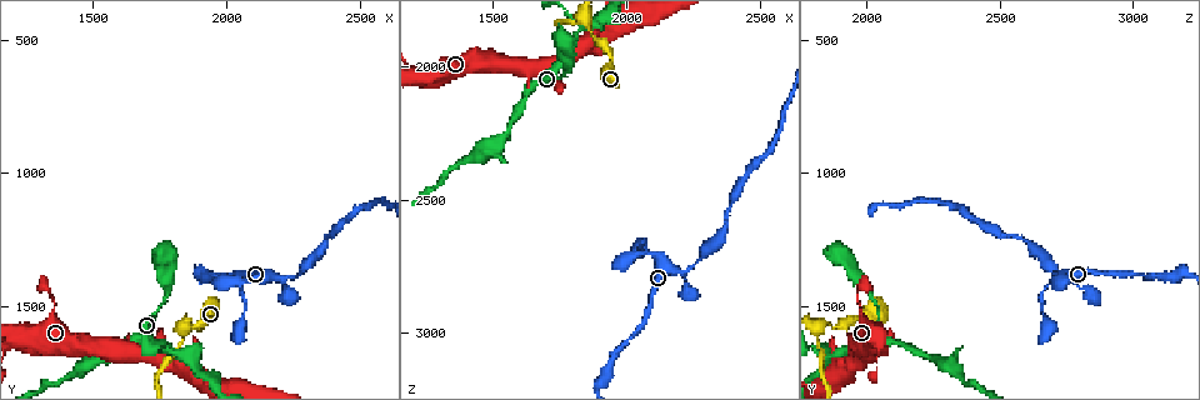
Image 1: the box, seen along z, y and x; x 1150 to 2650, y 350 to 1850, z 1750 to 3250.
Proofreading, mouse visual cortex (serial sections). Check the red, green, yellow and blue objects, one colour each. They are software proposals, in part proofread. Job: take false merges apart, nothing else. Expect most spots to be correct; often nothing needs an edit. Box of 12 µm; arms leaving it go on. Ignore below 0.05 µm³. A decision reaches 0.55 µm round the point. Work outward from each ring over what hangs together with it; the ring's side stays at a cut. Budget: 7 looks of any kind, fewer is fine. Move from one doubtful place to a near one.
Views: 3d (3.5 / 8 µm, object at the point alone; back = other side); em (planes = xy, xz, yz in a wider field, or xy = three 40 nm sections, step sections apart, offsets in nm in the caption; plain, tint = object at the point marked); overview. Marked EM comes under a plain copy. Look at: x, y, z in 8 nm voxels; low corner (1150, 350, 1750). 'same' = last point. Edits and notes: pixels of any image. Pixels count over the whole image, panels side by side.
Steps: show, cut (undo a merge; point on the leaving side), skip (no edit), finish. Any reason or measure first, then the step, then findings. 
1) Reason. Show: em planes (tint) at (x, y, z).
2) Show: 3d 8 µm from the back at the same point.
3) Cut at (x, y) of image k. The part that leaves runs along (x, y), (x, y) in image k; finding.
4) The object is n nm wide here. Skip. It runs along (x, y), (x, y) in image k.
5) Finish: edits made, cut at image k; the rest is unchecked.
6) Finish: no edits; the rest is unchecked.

Arms part here. Show: 3d 3.5 µm at (1850, 1700, 1850).

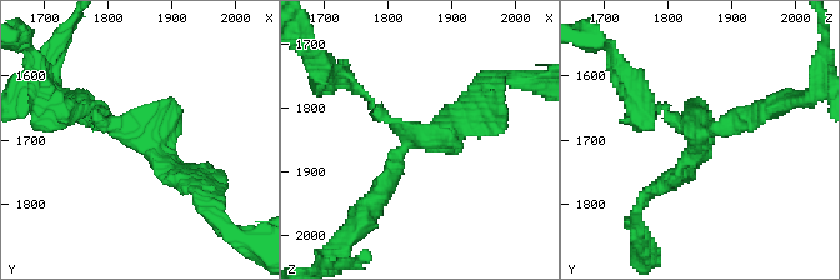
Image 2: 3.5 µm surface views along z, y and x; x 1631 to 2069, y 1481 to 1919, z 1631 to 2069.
Show: em xy step 2 (tint) at (1840, 1695, 1850).

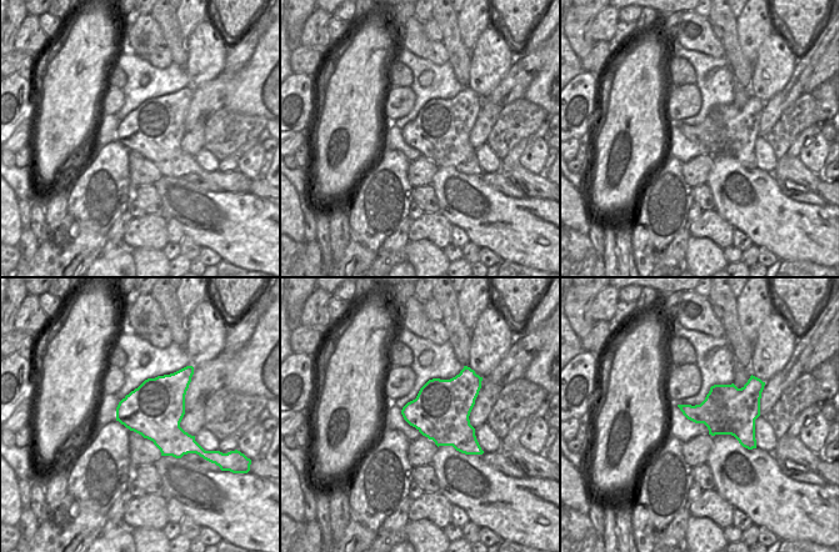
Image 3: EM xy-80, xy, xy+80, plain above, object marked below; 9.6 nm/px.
Skip. It runs along (373, 201), (400, 150), (473, 103) in image 2; all the same cell.

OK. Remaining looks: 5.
Two arms in line, one across. Show: 3d 8 µm at (2270, 1380, 2740).

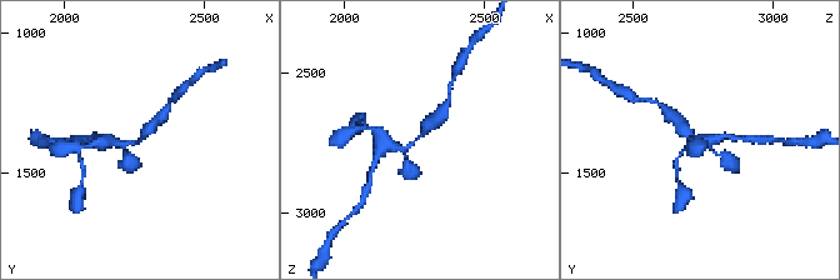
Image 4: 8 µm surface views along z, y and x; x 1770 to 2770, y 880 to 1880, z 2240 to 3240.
3 arms meet here; the arms are 100, 300, 350 nm wide; shape alone is not enough. Show: em xy step 3 (tint) at (2250, 1380, 2730).

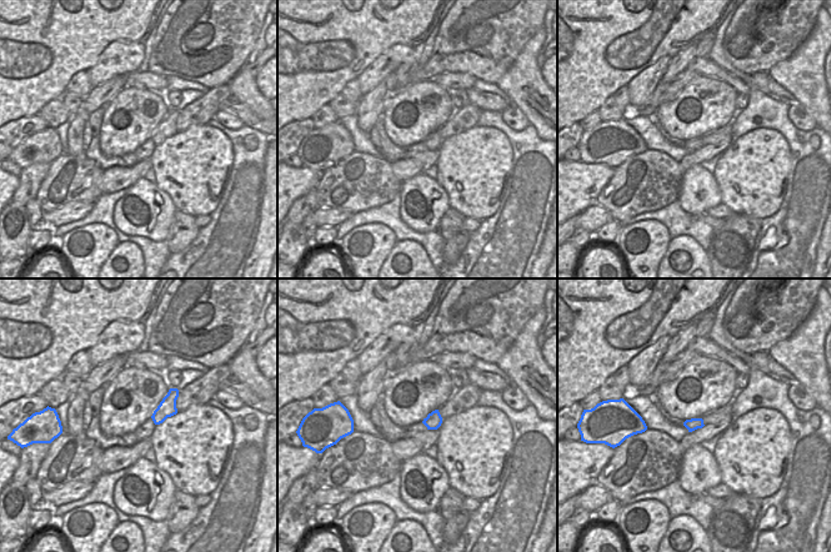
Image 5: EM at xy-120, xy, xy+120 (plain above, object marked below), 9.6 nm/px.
Skip. It runs along (385, 144), (406, 149), (438, 118) in image 4; all the same cell.

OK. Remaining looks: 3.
Show: 3d 3.5 µm at (2020, 1420, 2710).

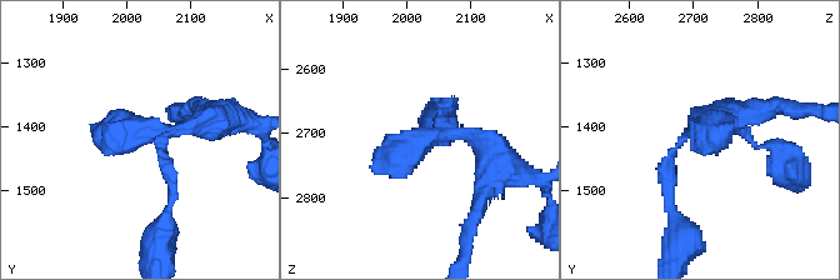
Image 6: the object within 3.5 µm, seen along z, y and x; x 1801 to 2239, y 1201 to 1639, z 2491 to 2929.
Show: em planes (tint) at (2025, 1410, 2715).

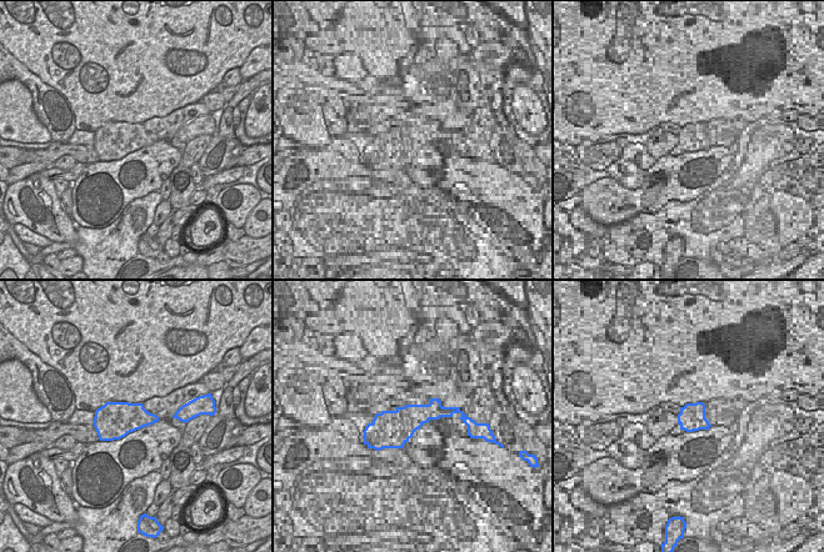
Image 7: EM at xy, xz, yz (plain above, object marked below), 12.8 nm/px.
Skip. It runs along (223, 114), (176, 133), (95, 125) in image 6; continuous, no second cell.

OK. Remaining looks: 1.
Finish: no edits; the rest is unchecked.

